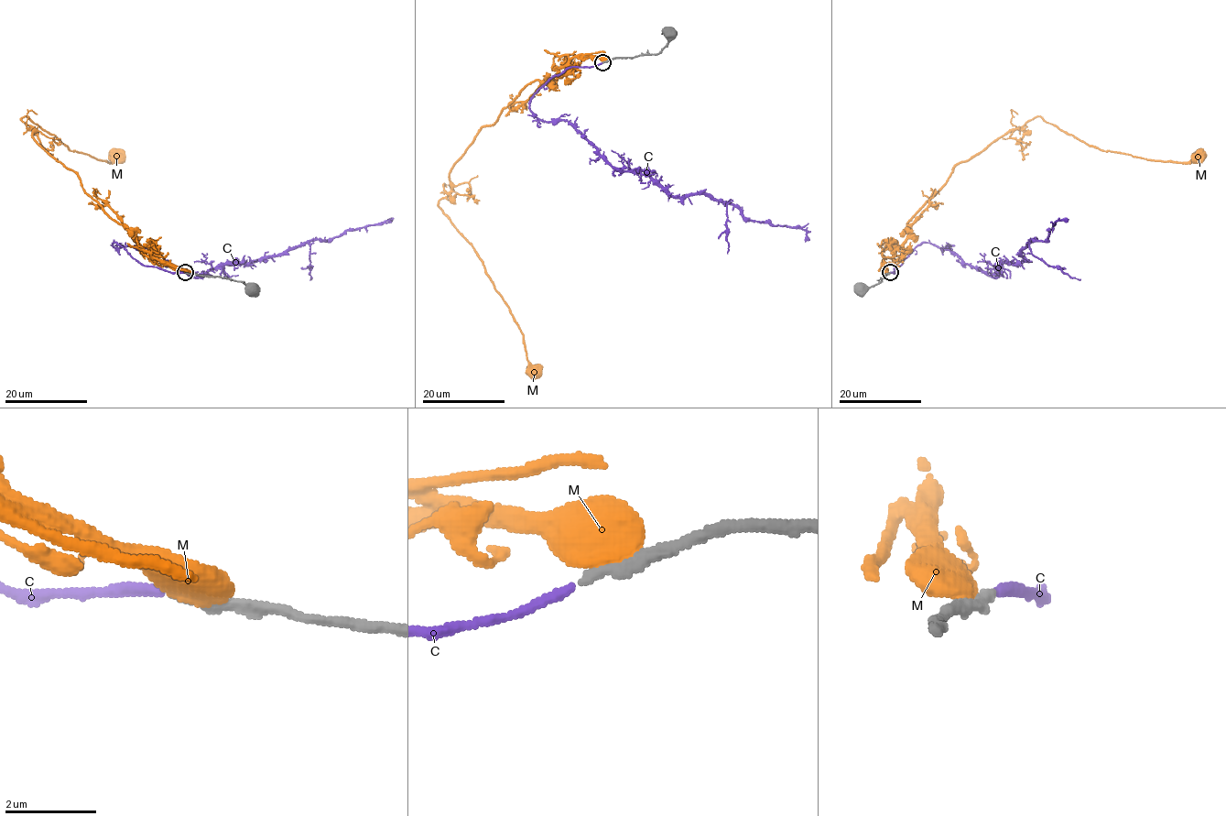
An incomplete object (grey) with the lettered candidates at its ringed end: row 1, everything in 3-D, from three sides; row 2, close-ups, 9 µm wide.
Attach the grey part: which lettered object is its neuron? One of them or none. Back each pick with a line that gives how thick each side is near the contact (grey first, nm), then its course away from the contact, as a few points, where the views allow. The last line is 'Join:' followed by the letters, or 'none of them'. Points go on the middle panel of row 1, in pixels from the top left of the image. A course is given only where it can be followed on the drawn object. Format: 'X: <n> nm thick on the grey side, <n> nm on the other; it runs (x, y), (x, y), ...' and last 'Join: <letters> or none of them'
C: 200 nm thick on the grey side, 200 nm on the other; it runs (602, 62), (552, 76), (529, 108), (674, 196), (721, 200), (801, 227), (805, 242)
Join: C

